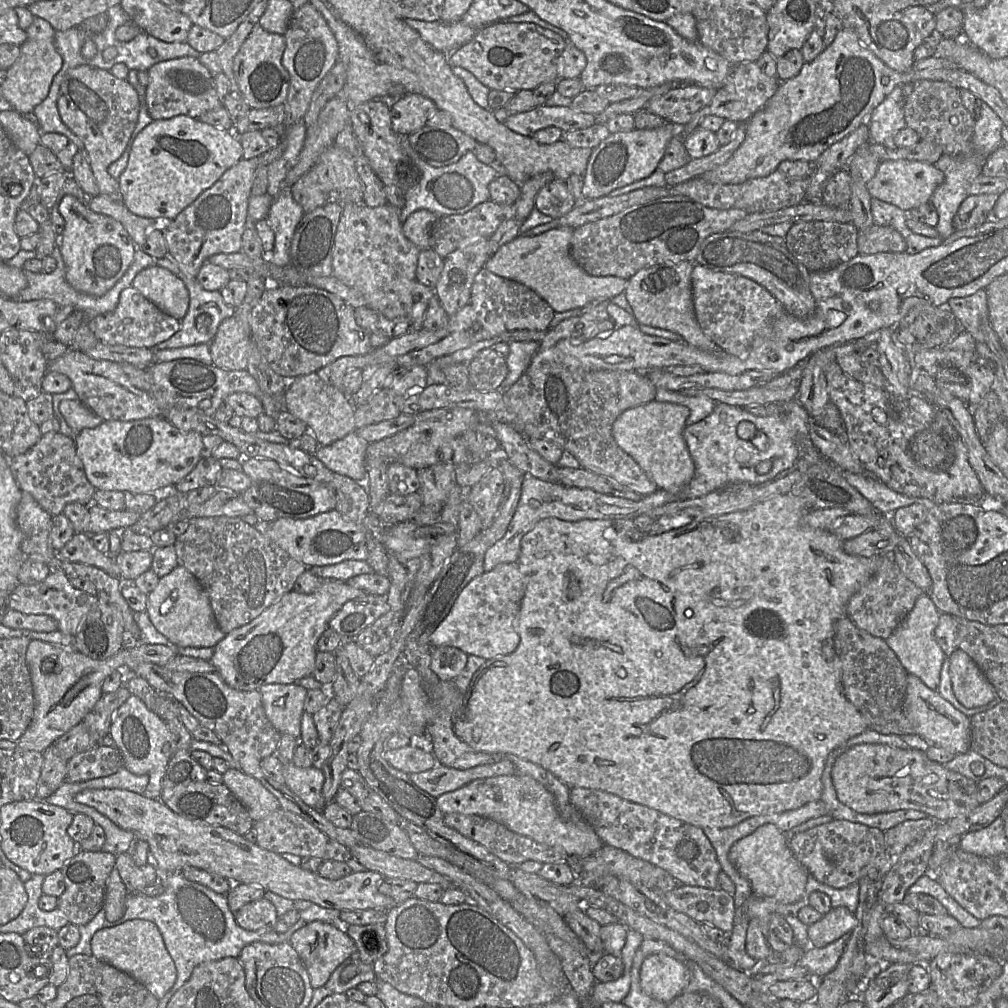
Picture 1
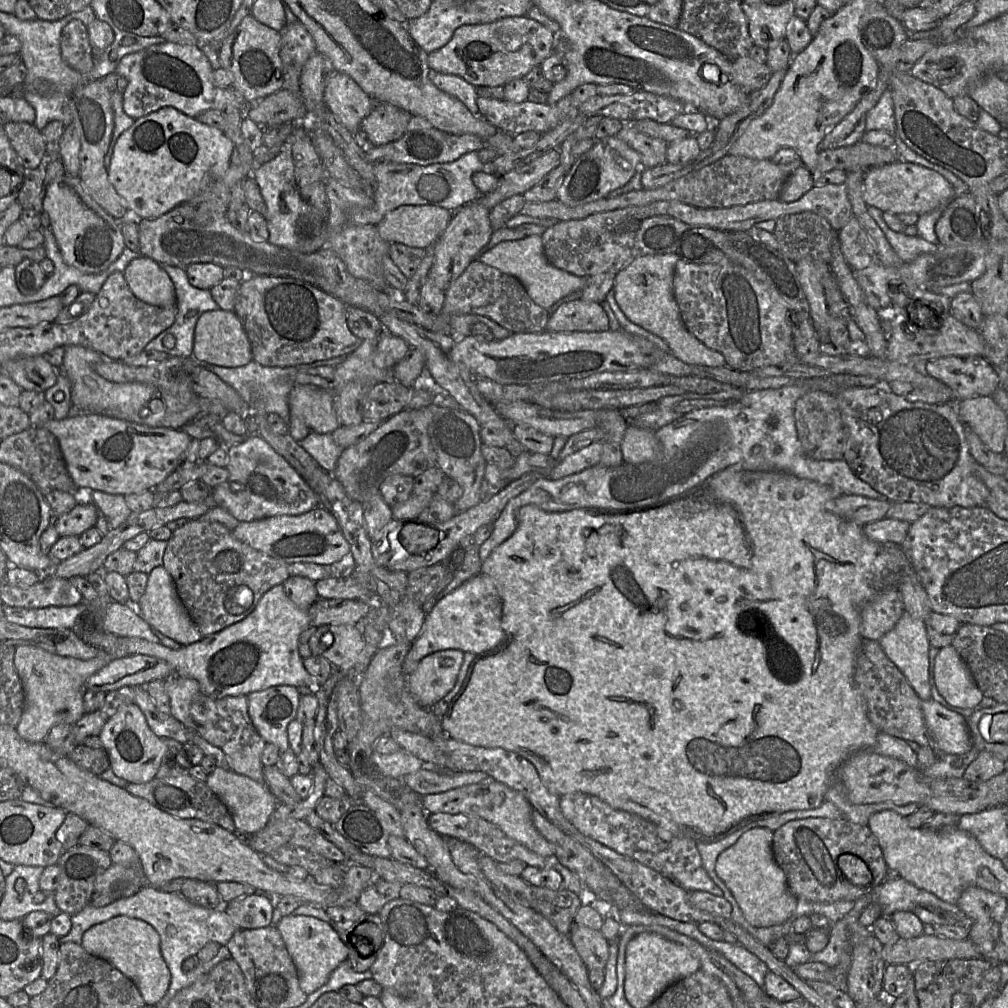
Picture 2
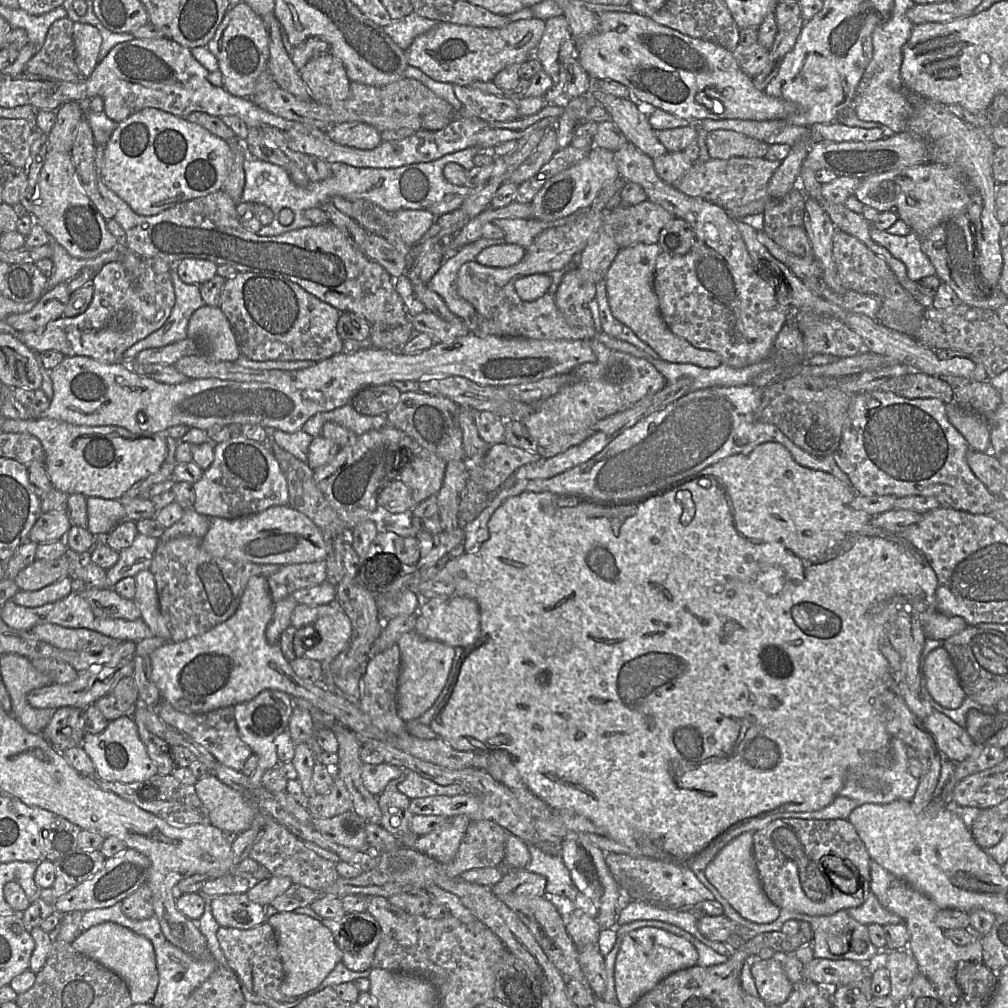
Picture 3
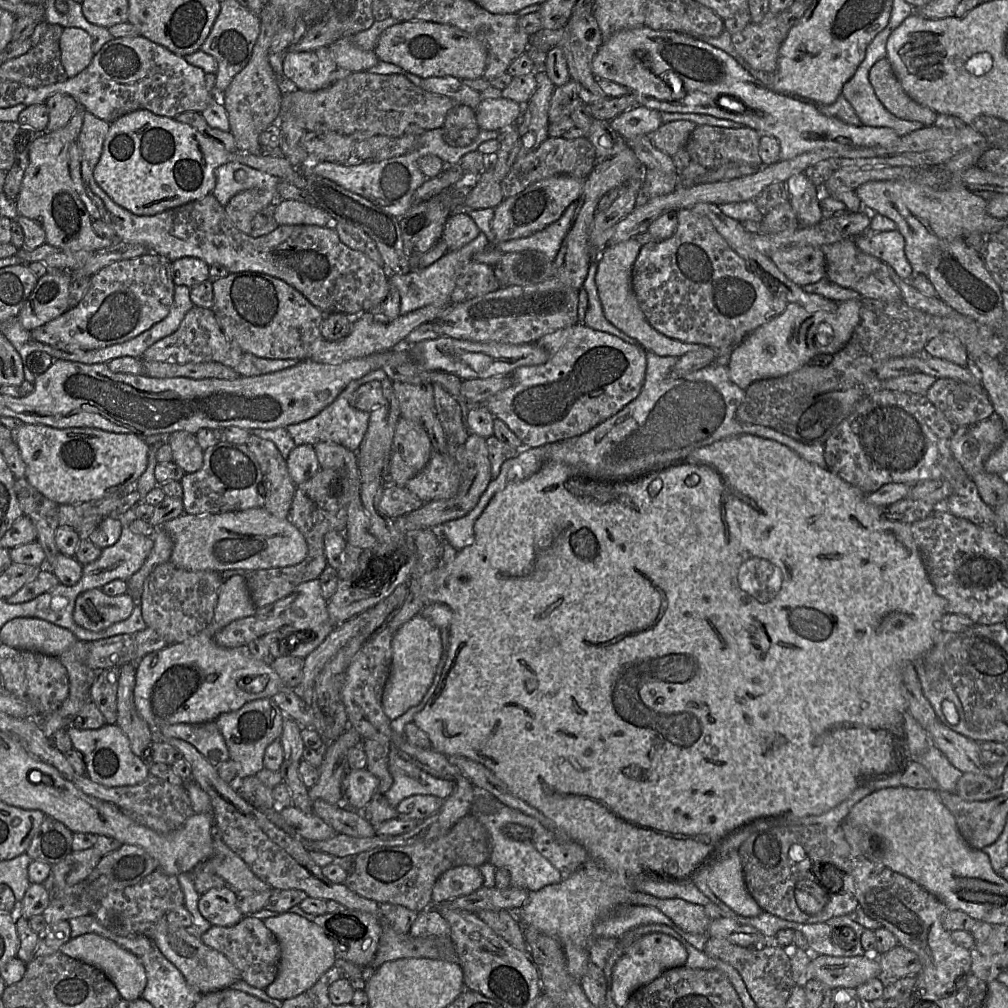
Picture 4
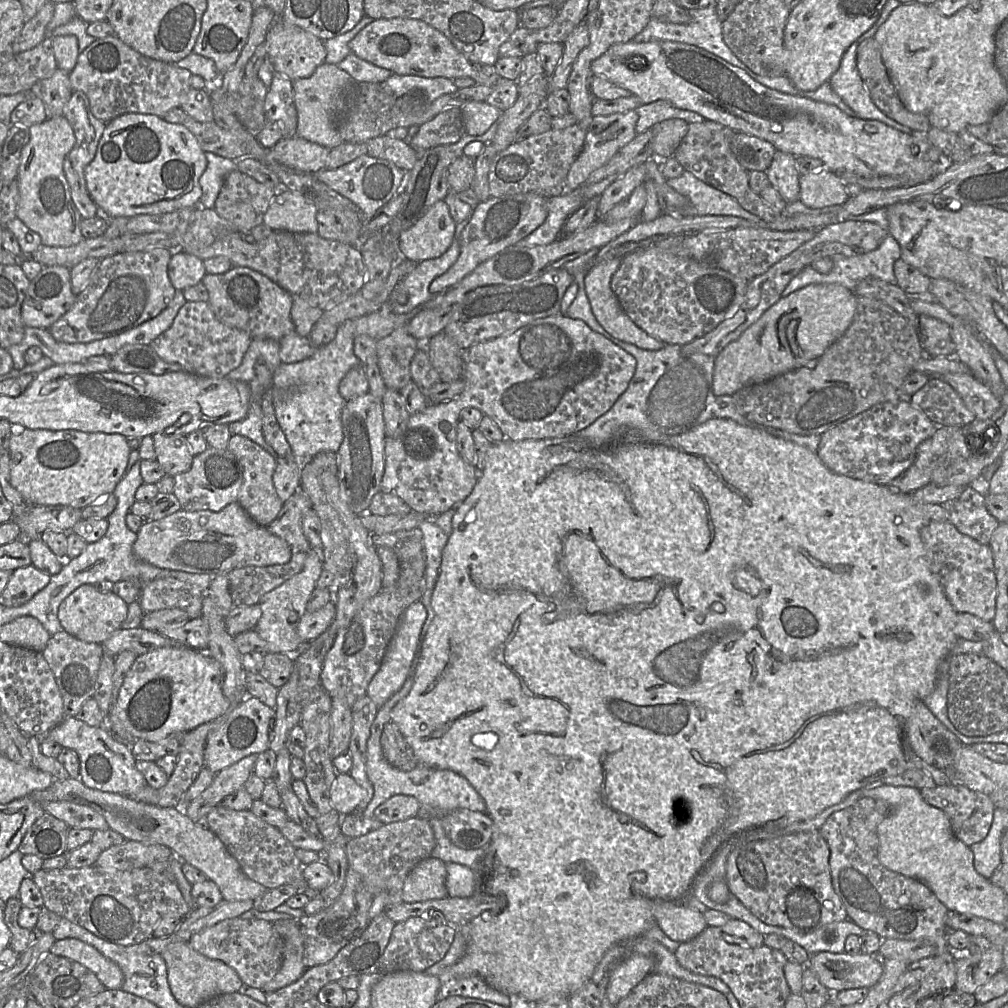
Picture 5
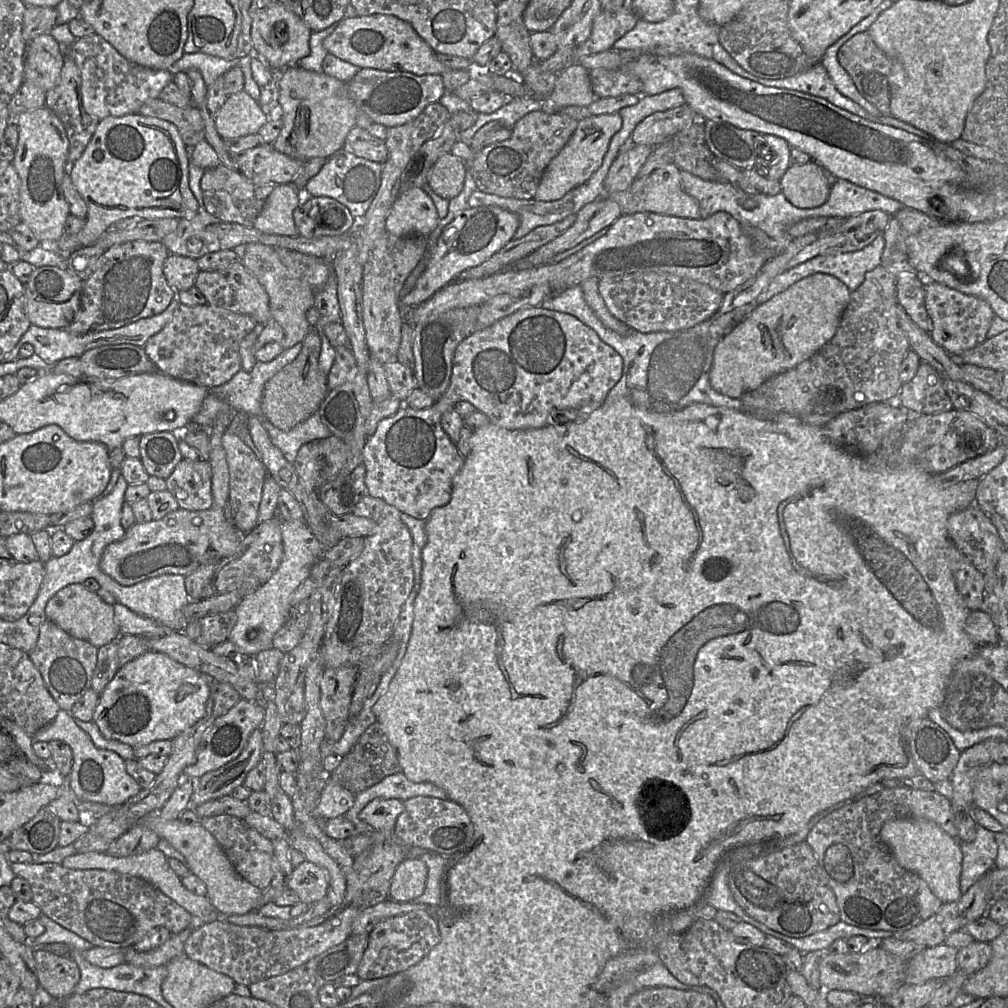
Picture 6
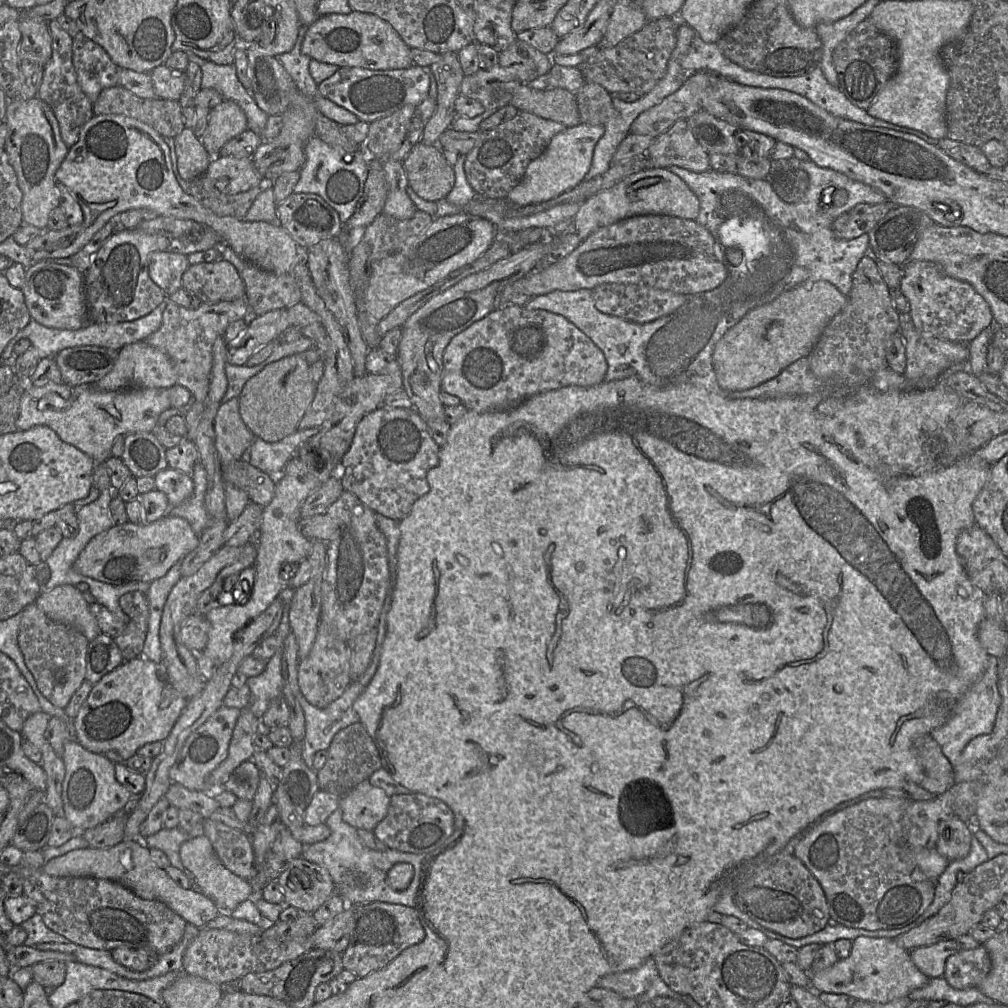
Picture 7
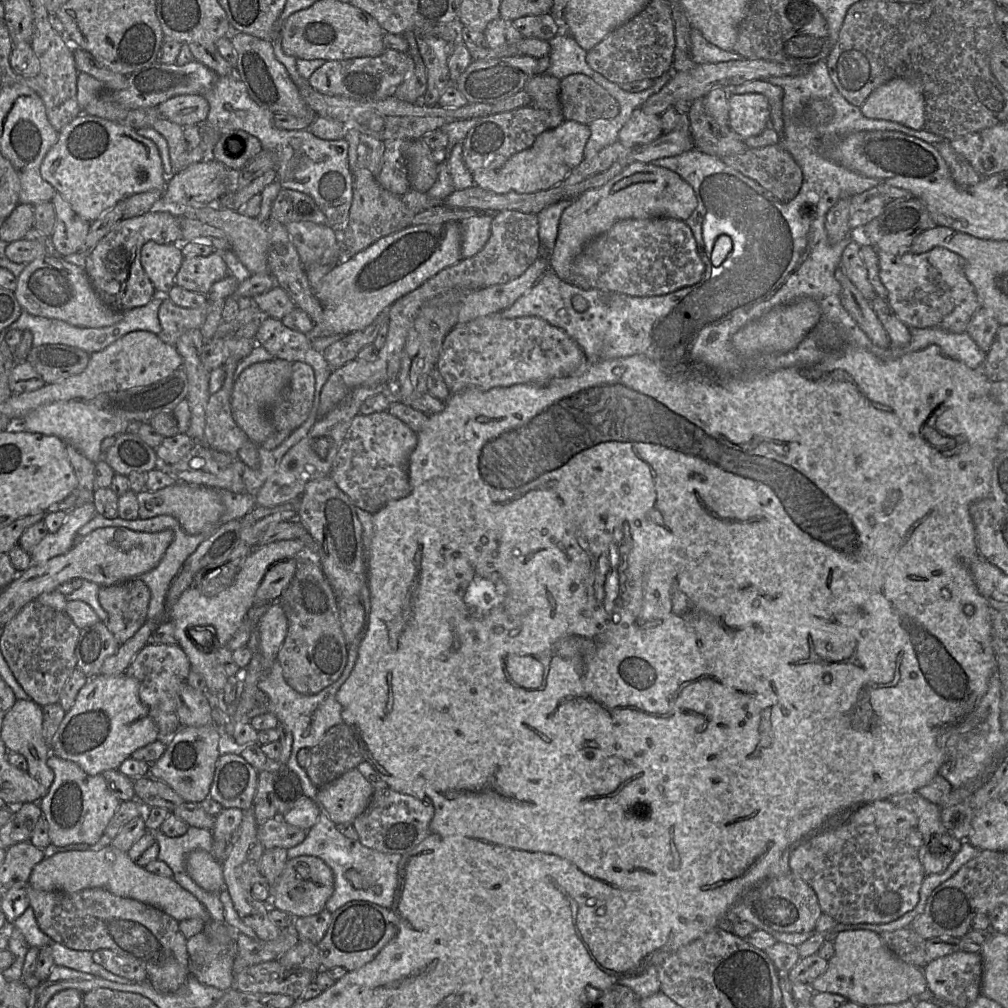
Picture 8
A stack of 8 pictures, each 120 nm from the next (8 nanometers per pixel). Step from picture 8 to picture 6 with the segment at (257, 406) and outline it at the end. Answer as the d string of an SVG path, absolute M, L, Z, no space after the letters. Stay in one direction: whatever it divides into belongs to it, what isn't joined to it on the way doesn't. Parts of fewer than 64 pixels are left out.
M310 328L302 341L299 355L276 375L268 380L263 388L261 410L264 417L276 428L288 431L316 413L329 391L326 375L319 367L321 332Z

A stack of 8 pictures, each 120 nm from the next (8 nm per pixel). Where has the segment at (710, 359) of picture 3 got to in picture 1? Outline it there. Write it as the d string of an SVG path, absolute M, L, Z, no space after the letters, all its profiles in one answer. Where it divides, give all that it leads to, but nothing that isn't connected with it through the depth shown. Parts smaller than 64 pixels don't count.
M681 261L644 268L627 280L625 294L639 324L677 333L683 341L701 350L719 348L702 332L694 311L691 273L694 263Z

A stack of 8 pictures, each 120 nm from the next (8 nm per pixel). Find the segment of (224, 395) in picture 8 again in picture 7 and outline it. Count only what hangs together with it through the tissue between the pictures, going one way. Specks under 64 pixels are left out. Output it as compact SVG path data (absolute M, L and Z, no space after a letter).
M238 397L220 403L214 431L221 463L241 460L256 438L241 418Z

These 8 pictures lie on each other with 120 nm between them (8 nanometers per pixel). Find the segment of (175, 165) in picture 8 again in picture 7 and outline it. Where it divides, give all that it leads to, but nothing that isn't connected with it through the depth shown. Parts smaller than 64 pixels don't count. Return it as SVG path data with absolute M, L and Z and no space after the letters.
M185 127L173 140L180 177L192 182L204 174L212 158L189 127Z

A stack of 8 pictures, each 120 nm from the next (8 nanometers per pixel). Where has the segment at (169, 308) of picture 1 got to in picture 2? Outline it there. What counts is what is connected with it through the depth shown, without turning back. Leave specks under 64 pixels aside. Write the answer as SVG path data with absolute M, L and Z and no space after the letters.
M139 255L125 268L124 278L139 300L158 307L176 305L174 284L162 266Z

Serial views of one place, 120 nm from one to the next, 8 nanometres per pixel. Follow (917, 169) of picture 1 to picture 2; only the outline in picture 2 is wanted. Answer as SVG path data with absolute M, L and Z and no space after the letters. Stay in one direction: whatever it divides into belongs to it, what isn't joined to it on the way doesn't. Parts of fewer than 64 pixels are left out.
M905 161L874 168L864 177L863 199L867 206L894 215L916 213L920 216L937 208L946 207L956 195L955 188L940 174Z

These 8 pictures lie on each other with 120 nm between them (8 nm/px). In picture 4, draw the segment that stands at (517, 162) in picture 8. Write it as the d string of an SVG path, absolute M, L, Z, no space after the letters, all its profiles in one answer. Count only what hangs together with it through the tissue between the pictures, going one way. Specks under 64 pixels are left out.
M635 106L614 117L608 124L629 143L638 136L649 135L664 123L659 111Z

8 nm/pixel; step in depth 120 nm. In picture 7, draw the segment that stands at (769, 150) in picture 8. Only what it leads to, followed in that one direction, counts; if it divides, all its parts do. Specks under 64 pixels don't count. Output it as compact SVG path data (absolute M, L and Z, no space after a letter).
M789 169L771 174L767 179L779 198L789 204L800 202L806 194L809 178L801 169Z

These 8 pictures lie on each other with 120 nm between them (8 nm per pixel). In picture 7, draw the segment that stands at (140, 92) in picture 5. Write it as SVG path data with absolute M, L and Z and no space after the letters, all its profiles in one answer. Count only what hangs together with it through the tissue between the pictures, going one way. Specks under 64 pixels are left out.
M83 35L73 38L72 62L78 83L93 103L102 90L119 86L119 70L108 53Z

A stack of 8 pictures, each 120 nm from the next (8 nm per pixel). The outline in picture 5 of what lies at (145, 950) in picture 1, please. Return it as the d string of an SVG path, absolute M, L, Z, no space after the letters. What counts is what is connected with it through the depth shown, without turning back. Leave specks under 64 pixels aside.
M76 938L57 940L50 953L74 960L91 970L109 990L121 989L124 974L117 963L93 946Z

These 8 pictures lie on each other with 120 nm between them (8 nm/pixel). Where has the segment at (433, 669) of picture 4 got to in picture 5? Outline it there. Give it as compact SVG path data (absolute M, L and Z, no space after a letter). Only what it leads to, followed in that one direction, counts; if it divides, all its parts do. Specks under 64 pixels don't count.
M421 602L412 603L401 616L397 629L383 657L381 666L367 687L367 695L373 700L378 709L403 687L410 676L413 677L414 682L417 656L424 636L424 623L427 617L427 609Z

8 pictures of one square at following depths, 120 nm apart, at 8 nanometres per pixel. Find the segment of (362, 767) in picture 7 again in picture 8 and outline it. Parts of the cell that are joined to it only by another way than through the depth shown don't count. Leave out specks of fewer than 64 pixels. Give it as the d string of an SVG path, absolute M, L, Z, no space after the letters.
M344 723L329 729L320 743L317 746L310 748L310 750L312 752L311 761L304 769L311 783L316 788L323 787L333 782L346 772L356 769L358 765L365 762L361 744L355 735L353 728Z

